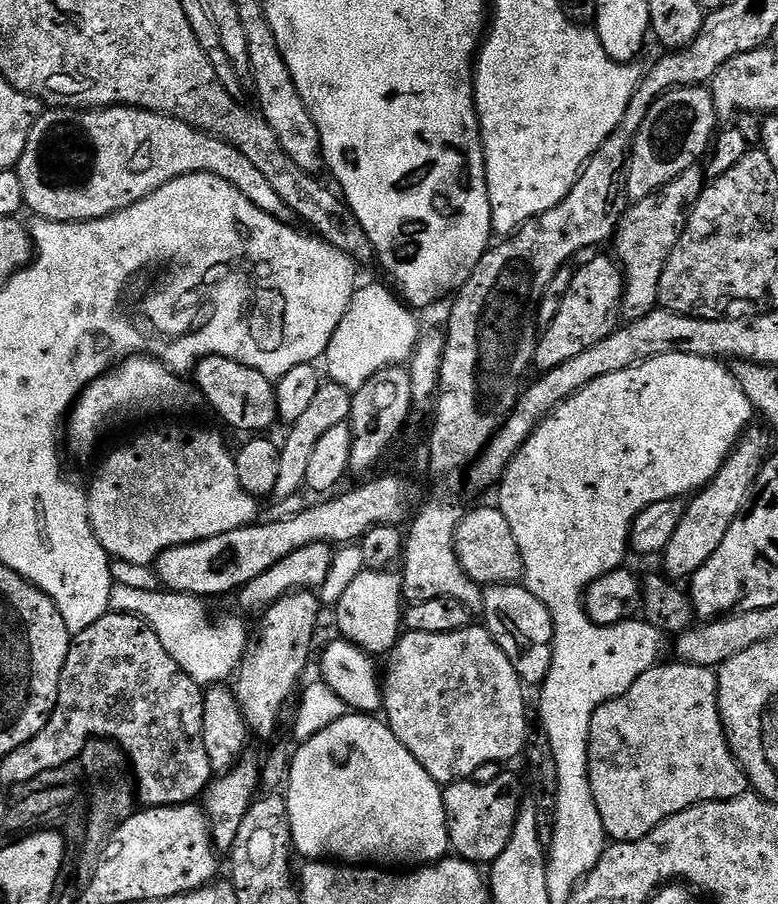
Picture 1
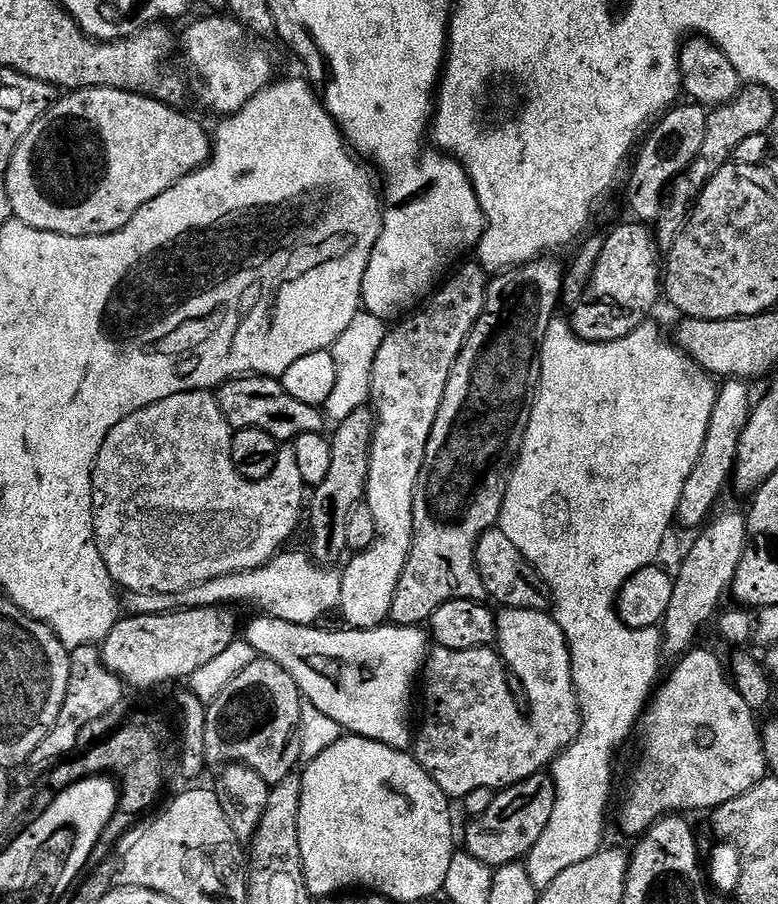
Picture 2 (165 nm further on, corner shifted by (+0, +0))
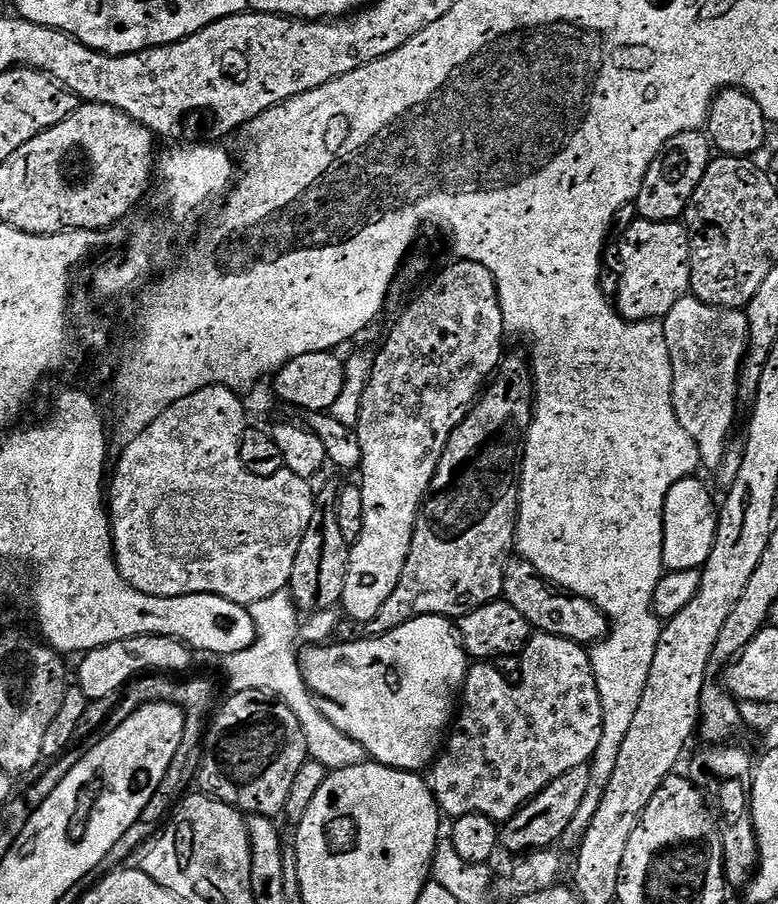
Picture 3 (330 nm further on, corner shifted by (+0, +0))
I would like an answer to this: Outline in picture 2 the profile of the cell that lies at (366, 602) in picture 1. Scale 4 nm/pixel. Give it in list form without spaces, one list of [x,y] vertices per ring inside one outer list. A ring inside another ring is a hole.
[[[479,263],[467,264],[463,265],[465,268],[457,276],[449,275],[443,281],[444,292],[437,291],[423,307],[401,319],[393,327],[397,328],[392,328],[387,333],[377,357],[374,358],[370,404],[376,413],[376,429],[372,439],[366,503],[370,514],[374,514],[378,534],[374,546],[364,552],[355,553],[351,557],[352,561],[349,559],[343,565],[344,570],[342,568],[342,596],[339,606],[346,616],[349,629],[352,630],[379,628],[391,617],[394,590],[398,590],[398,578],[402,578],[402,570],[410,558],[414,538],[414,494],[424,465],[426,446],[434,430],[434,418],[438,418],[438,410],[442,406],[446,382],[450,378],[454,362],[482,314],[484,296],[490,283],[489,273]]]

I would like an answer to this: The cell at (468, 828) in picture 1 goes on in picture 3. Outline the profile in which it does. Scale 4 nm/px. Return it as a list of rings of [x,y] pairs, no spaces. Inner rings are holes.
[[[588,764],[574,766],[574,770],[566,770],[562,778],[554,778],[546,790],[542,790],[533,800],[526,803],[510,817],[503,821],[500,828],[500,843],[503,851],[527,854],[537,850],[548,850],[552,843],[563,841],[570,822],[574,822],[574,814],[578,814],[578,806],[582,806],[582,798],[586,798],[586,790],[590,790],[591,767]]]

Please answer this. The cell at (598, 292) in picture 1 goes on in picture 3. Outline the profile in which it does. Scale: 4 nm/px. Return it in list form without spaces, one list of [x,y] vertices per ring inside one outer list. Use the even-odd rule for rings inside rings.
[[[633,219],[633,224],[624,232],[620,240],[620,260],[624,263],[624,273],[620,276],[620,285],[614,292],[614,307],[625,320],[654,320],[659,321],[681,298],[689,295],[692,287],[692,240],[688,229],[683,223],[667,220]]]

